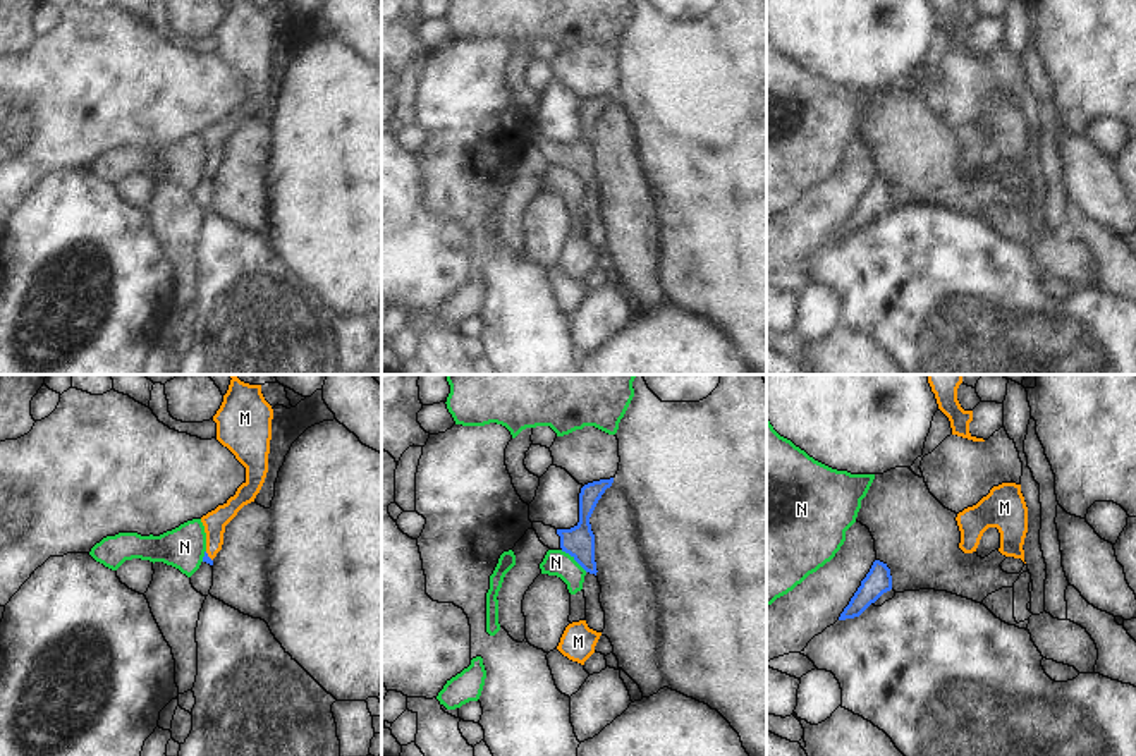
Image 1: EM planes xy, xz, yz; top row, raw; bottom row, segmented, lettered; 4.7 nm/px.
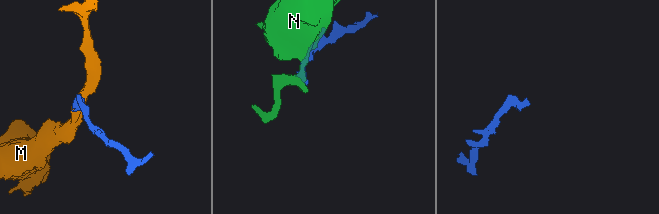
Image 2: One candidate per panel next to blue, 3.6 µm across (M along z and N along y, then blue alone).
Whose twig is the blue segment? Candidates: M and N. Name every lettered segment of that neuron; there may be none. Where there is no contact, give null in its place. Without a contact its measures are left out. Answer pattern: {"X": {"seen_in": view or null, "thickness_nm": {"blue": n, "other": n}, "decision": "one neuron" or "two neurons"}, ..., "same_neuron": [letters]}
{"M": {"seen_in": "xy", "thickness_nm": {"blue": 40, "other": 110}, "decision": "one neuron"}, "N": {"seen_in": "xz", "thickness_nm": {"blue": 150, "other": 120}, "decision": "two neurons"}, "same_neuron": ["M"]}

